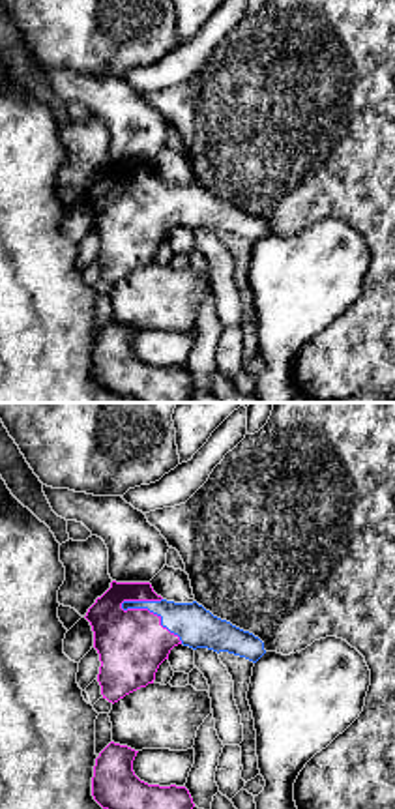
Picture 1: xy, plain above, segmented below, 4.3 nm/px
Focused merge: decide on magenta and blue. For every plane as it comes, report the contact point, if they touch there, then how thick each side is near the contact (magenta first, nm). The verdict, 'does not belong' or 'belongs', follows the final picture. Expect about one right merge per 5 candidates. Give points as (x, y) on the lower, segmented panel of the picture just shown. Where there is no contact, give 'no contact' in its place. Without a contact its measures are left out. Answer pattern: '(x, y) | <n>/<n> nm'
(152, 613) | 300/180 nm

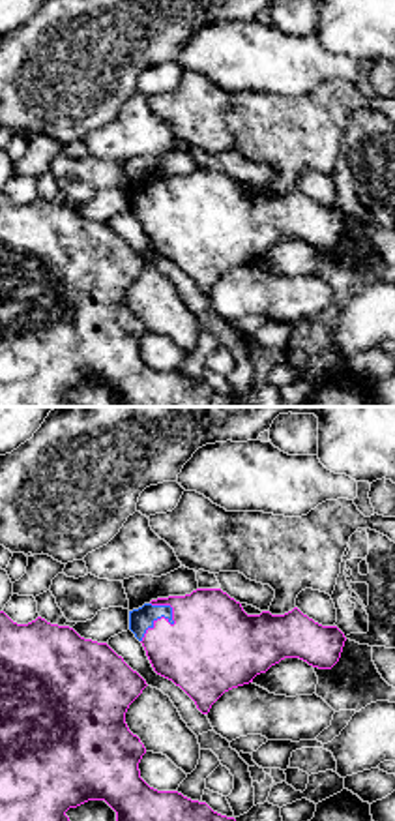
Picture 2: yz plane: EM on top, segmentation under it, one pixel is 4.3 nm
(161, 617) | 380/100 nm

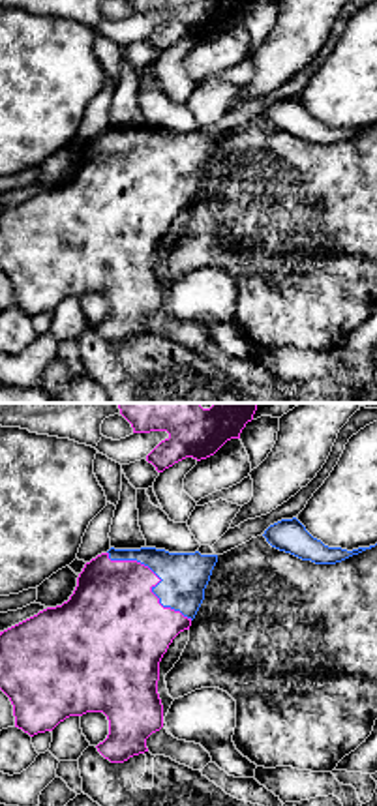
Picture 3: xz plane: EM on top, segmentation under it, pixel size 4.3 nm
(160, 580) | 400/200 nm

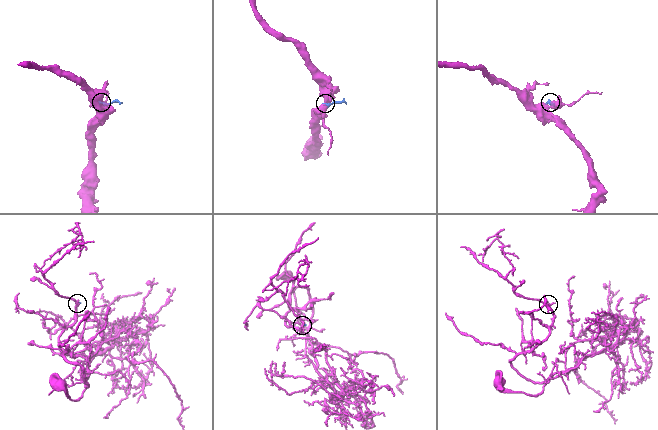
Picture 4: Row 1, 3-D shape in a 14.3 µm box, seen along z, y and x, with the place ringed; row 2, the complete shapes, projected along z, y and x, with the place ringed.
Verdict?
belongs

